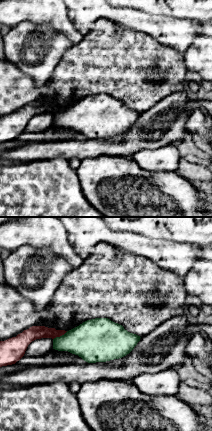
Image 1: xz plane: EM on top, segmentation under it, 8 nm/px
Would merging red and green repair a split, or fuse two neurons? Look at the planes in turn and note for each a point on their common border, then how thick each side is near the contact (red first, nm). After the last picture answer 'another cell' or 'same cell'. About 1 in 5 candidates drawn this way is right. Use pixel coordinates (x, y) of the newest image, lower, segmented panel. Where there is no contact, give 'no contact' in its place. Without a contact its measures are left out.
contact (60, 335); calibres 110 and 300 nm

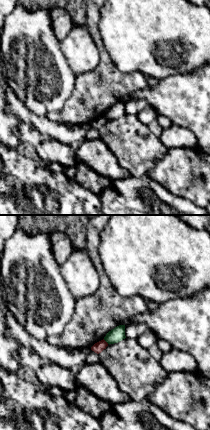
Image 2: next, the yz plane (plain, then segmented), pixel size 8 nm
contact (105, 341); calibres 90 and 120 nm

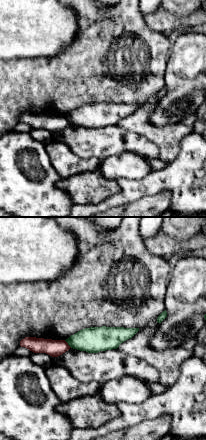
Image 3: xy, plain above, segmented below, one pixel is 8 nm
contact (67, 344); calibres 140 and 200 nm

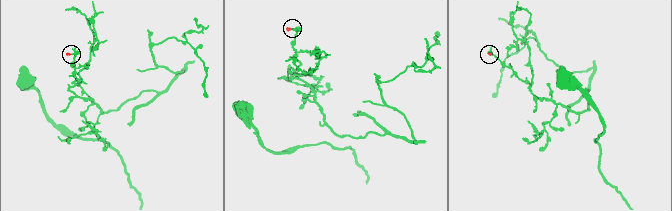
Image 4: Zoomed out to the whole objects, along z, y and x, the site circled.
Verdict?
another cell

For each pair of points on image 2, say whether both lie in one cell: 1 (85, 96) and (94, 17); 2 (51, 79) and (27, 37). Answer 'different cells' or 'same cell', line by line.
1: same cell
2: same cell

